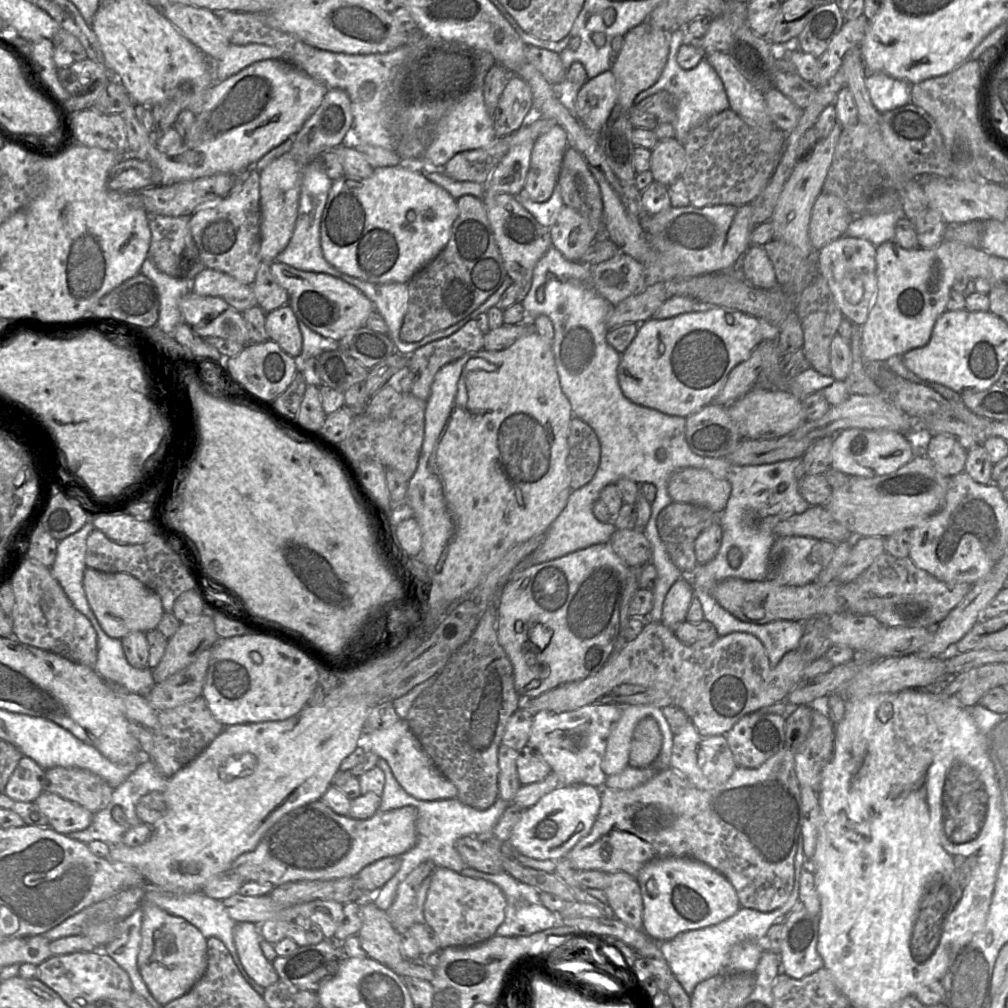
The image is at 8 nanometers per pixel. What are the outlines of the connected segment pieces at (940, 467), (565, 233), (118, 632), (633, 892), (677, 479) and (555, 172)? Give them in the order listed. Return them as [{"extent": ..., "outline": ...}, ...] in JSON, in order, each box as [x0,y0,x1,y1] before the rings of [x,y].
[{"extent":[924,435,967,477],"outline":[[[944,435],[930,438],[924,454],[938,473],[952,477],[964,471],[967,451],[954,439]]]},{"extent":[549,205,596,262],"outline":[[[566,205],[563,206],[555,223],[549,229],[552,246],[572,262],[580,262],[596,239],[596,233],[590,221]]]},{"extent":[83,567,164,639],"outline":[[[87,567],[83,586],[90,608],[111,638],[122,639],[133,632],[146,633],[157,629],[164,614],[160,596],[128,573],[107,573]]]},{"extent":[604,872,643,929],"outline":[[[625,872],[610,874],[610,883],[604,893],[615,918],[635,929],[642,929],[643,899],[636,877]]]},{"extent":[668,467,731,513],"outline":[[[687,467],[671,475],[668,493],[673,502],[703,506],[721,513],[729,499],[731,484],[715,478],[708,470]]]},{"extent":[524,124,568,202],"outline":[[[555,124],[534,142],[524,194],[534,202],[545,202],[557,184],[563,156],[568,147],[564,129]]]}]

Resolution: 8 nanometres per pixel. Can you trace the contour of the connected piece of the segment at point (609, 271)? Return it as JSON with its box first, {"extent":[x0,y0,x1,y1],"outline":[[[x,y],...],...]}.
{"extent":[592,252,646,307],"outline":[[[623,252],[593,266],[592,276],[597,293],[612,307],[646,287],[643,264]]]}

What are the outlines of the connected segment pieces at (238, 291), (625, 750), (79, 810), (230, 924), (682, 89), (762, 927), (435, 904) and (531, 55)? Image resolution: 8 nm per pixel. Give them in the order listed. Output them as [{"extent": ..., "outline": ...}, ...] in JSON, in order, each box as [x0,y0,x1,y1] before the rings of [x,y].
[{"extent":[192,268,258,313],"outline":[[[209,268],[196,275],[192,281],[192,292],[200,296],[220,297],[240,313],[258,304],[251,285]]]},{"extent":[601,705,663,776],"outline":[[[647,705],[623,706],[622,714],[607,739],[601,764],[606,776],[617,774],[628,766],[633,731],[638,722],[646,717],[654,718],[660,725],[660,719],[663,720],[662,709]]]},{"extent":[34,791,94,835],"outline":[[[45,791],[36,798],[34,803],[48,818],[49,827],[64,835],[86,829],[94,815],[78,803]]]},{"extent":[143,888,246,972],"outline":[[[147,888],[144,891],[143,903],[154,903],[167,913],[185,919],[195,926],[206,939],[211,937],[220,939],[228,949],[238,970],[246,972],[239,959],[233,938],[233,929],[237,922],[229,917],[221,900],[210,898],[201,892],[170,894]]]},{"extent":[634,27,730,145],"outline":[[[686,27],[670,33],[669,56],[661,76],[655,84],[641,91],[634,100],[634,103],[637,104],[659,91],[667,91],[672,94],[677,101],[677,112],[671,124],[675,129],[675,138],[683,145],[691,129],[700,125],[709,117],[727,110],[730,107],[721,78],[705,58],[694,68],[688,70],[681,68],[677,63],[677,52],[679,48],[683,44],[690,44],[692,41],[694,39],[689,36]]]},{"extent":[659,866,802,996],"outline":[[[795,866],[794,887],[786,903],[771,912],[742,908],[730,918],[702,929],[682,932],[673,939],[659,942],[660,951],[664,955],[674,977],[686,993],[691,996],[695,987],[702,981],[719,975],[727,970],[731,948],[744,941],[764,943],[769,928],[799,906],[799,889],[802,866]]]},{"extent":[424,867,506,949],"outline":[[[438,867],[432,873],[424,904],[425,923],[436,933],[440,949],[475,946],[495,935],[505,919],[506,906],[505,895],[497,885]]]},{"extent":[524,44,568,84],"outline":[[[525,44],[524,51],[527,60],[550,84],[566,83],[568,70],[564,68],[559,54],[527,44]]]}]

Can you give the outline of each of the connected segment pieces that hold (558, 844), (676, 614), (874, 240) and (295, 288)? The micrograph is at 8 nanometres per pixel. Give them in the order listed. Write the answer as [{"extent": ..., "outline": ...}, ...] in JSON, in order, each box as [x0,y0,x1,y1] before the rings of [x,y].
[{"extent":[509,784,601,861],"outline":[[[581,784],[559,786],[527,808],[512,829],[509,844],[519,853],[538,860],[557,861],[591,830],[601,806],[597,788]]]},{"extent":[661,577,693,629],"outline":[[[681,577],[669,589],[663,603],[661,622],[671,629],[686,621],[687,611],[693,600],[688,577]]]},{"extent":[843,210,902,247],"outline":[[[902,210],[855,216],[843,236],[865,239],[877,247],[883,242],[893,241],[896,224],[901,217]]]},{"extent":[270,261,375,341],"outline":[[[277,261],[270,264],[270,271],[287,291],[288,305],[297,319],[323,337],[339,341],[349,332],[366,326],[369,315],[375,311],[373,303],[359,289],[329,274],[302,271]]]}]

